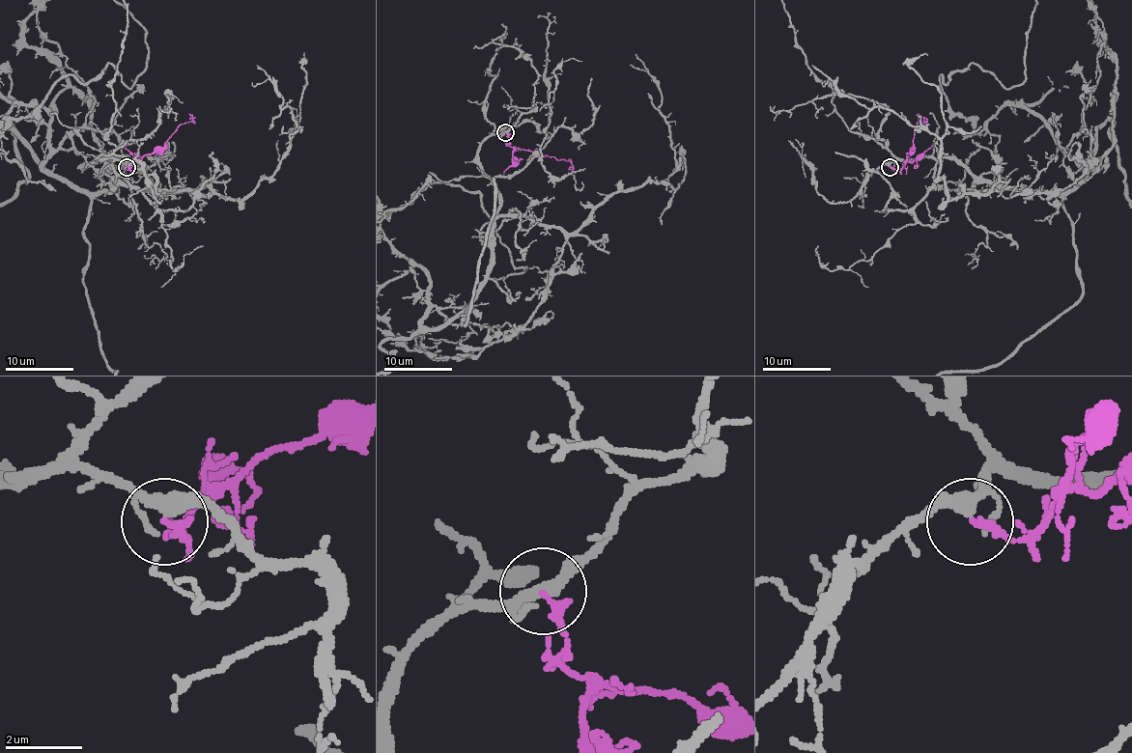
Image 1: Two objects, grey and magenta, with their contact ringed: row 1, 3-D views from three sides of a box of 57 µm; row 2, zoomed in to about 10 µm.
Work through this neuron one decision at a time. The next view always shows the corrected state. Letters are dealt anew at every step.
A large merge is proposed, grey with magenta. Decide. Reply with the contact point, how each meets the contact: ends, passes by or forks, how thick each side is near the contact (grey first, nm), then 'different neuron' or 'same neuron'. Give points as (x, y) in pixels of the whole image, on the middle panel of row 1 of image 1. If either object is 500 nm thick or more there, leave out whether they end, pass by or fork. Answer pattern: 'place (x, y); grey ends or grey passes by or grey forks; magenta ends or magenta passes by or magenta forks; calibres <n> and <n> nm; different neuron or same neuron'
place (505, 132); grey forks; magenta ends; calibres 280 and 240 nm; different neuron

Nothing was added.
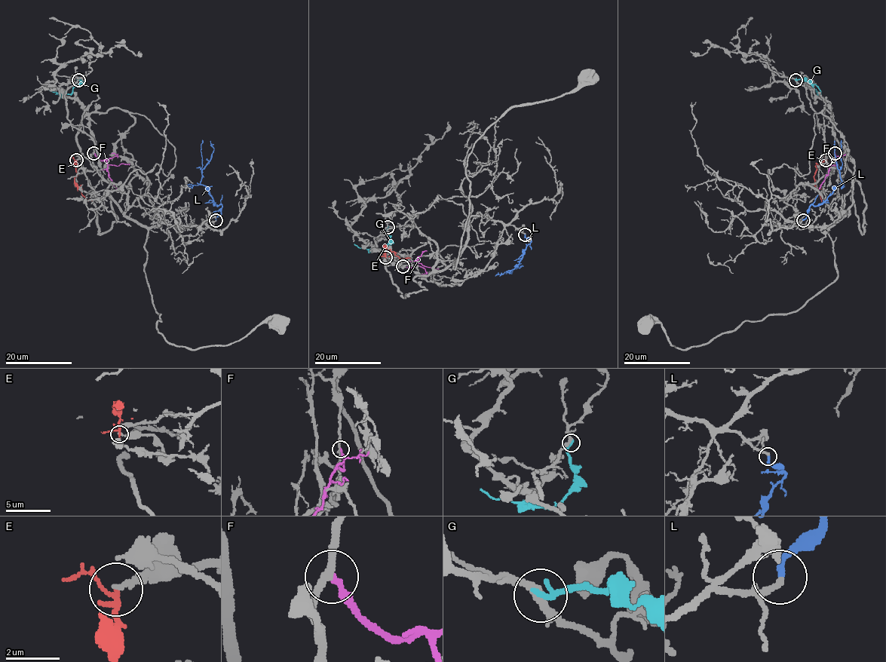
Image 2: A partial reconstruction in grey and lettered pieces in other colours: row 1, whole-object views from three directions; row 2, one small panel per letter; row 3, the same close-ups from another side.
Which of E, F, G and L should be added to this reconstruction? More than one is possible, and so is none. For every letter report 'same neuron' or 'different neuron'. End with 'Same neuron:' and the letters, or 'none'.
E: different neuron
F: different neuron
G: different neuron
L: same neuron
Same neuron: L

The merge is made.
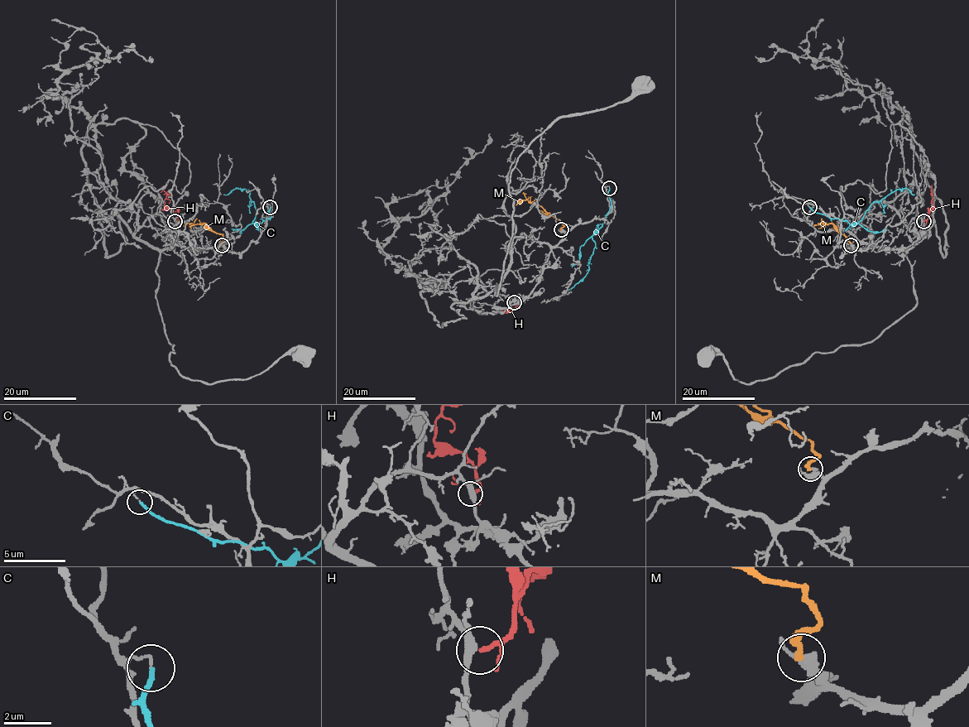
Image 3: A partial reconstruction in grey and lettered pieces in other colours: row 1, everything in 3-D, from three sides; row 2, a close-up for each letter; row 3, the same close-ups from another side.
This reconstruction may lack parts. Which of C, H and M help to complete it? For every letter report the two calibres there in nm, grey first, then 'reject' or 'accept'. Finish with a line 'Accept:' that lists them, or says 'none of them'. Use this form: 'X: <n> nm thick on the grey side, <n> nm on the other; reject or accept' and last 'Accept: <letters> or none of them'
C: 90 nm thick on the grey side, 200 nm on the other; reject
H: 300 nm thick on the grey side, 200 nm on the other; accept
M: 360 nm thick on the grey side, 260 nm on the other; reject
Accept: H

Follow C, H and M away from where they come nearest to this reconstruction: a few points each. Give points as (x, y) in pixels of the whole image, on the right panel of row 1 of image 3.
C: (808, 207), (855, 224), (872, 204), (898, 189), (907, 188), (914, 194)
H: (923, 221), (933, 205), (932, 185)
M: (851, 245), (832, 223), (821, 223), (826, 222)

